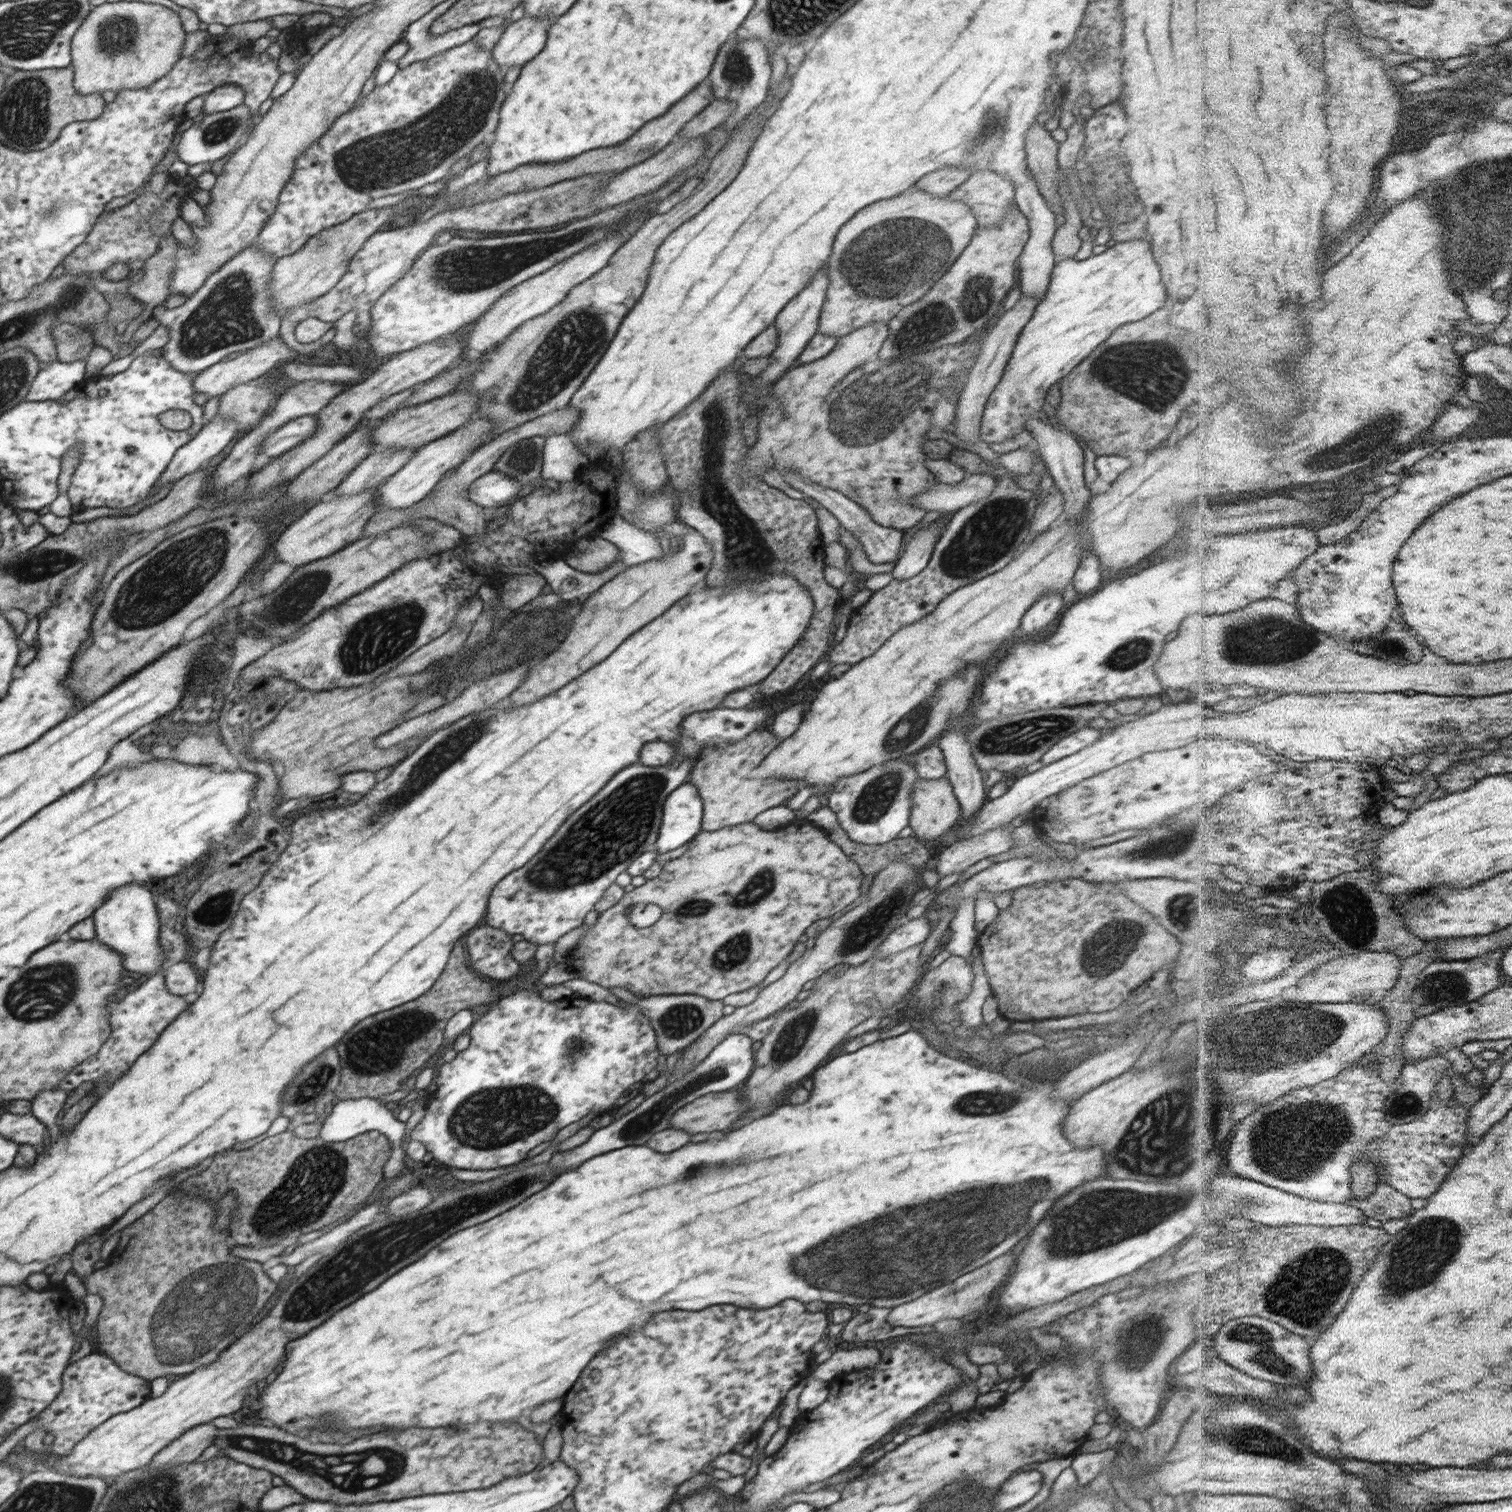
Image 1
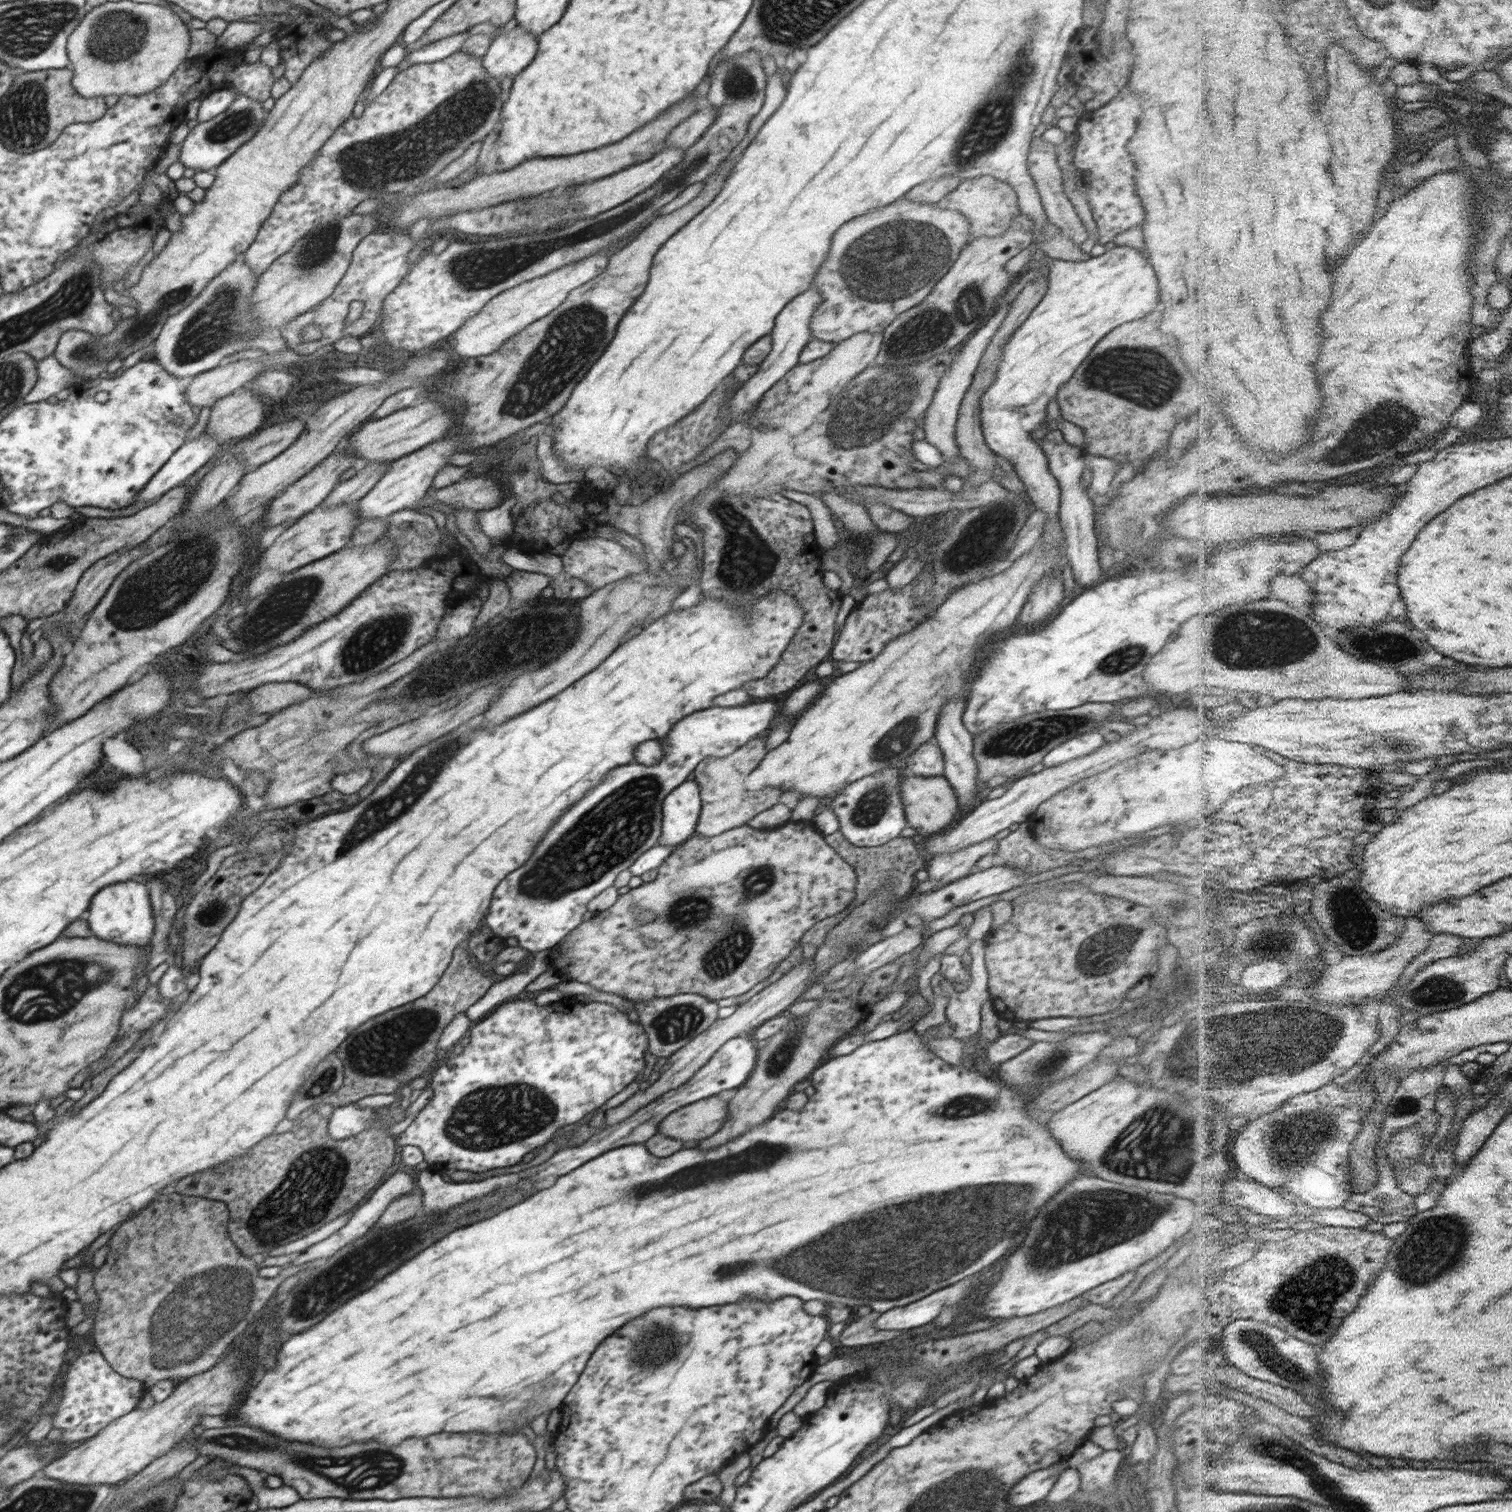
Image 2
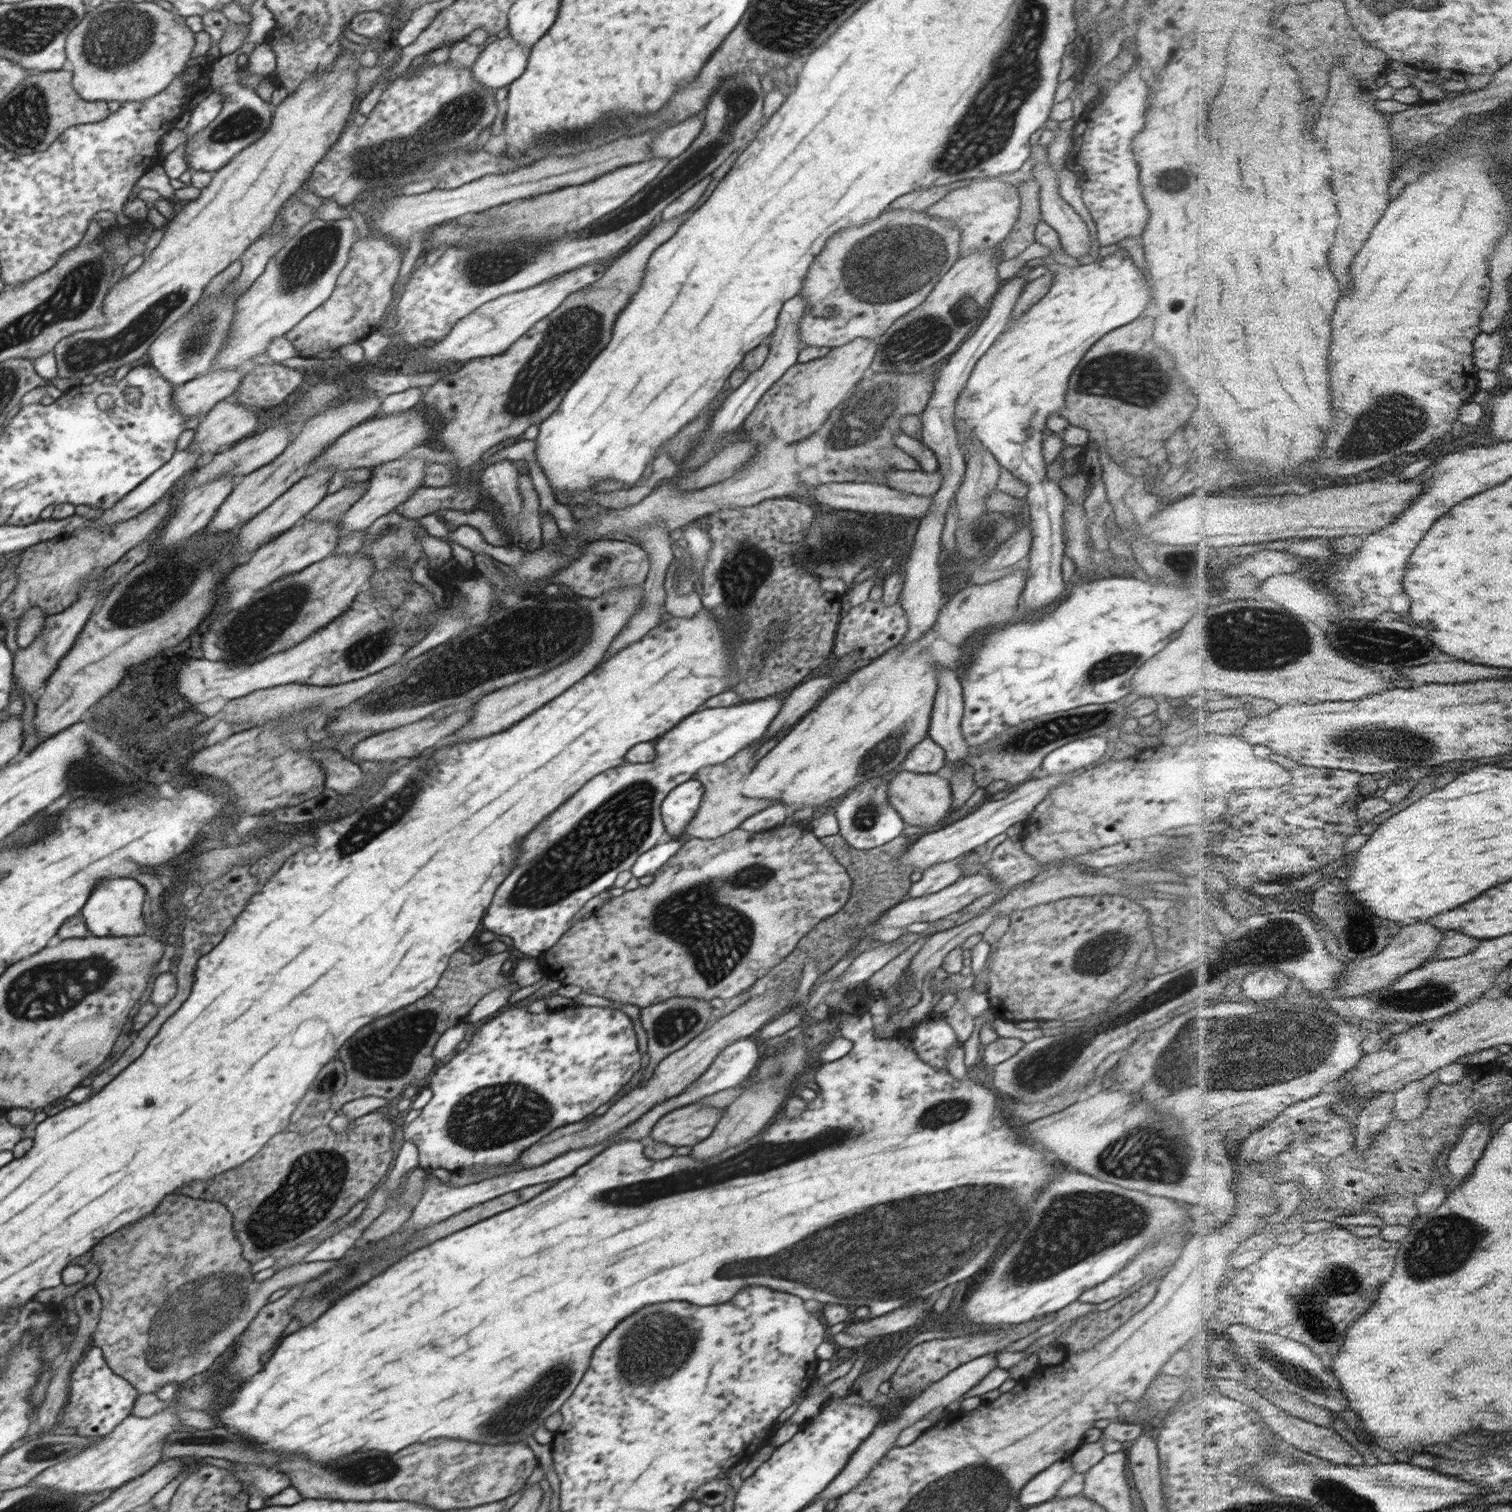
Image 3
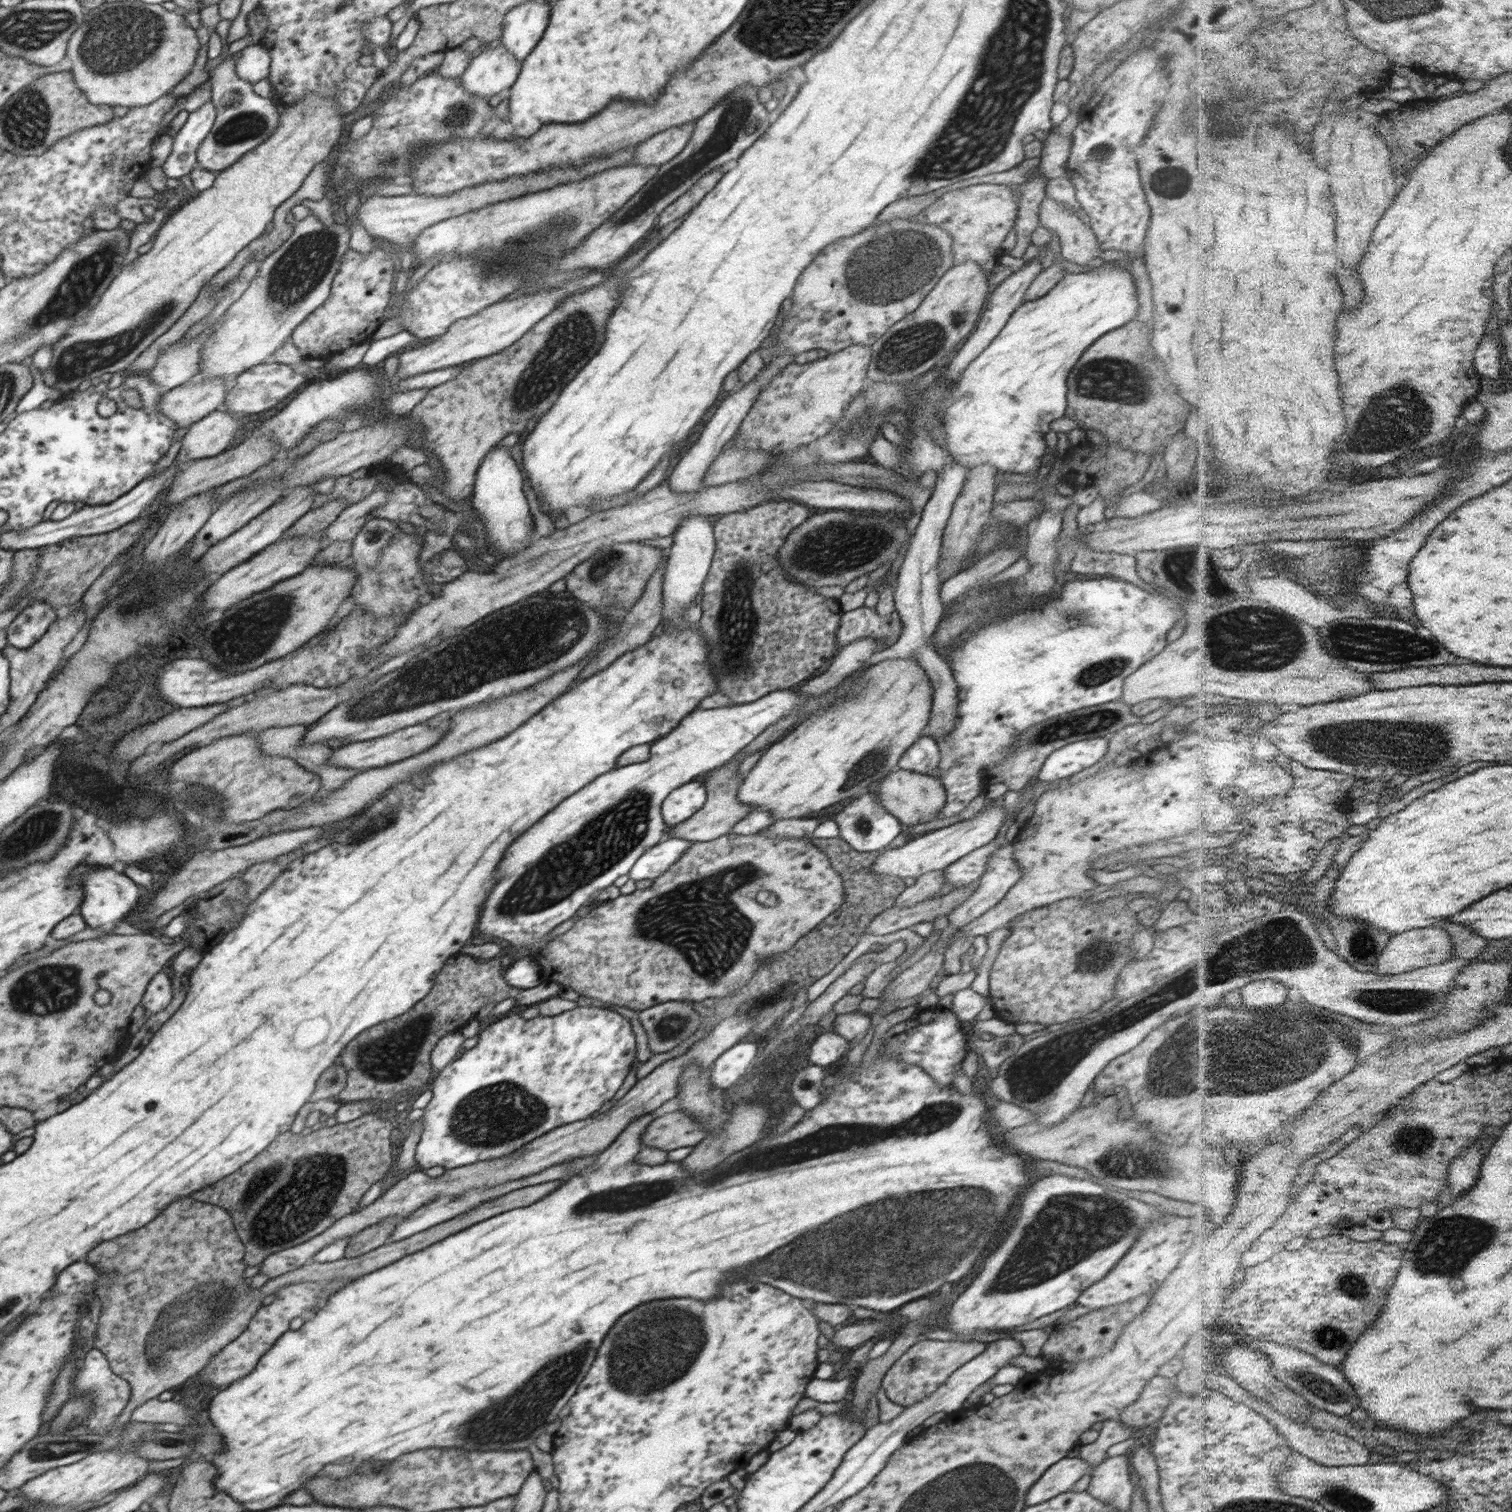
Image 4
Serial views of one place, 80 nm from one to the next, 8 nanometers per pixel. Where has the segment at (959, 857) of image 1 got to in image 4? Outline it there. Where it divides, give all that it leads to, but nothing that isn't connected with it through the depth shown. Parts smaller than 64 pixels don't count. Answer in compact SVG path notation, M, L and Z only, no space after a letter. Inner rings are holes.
M933 870L917 878L914 885L906 887L898 897L895 898L893 906L914 906L919 902L934 896L941 890L945 883L943 870Z

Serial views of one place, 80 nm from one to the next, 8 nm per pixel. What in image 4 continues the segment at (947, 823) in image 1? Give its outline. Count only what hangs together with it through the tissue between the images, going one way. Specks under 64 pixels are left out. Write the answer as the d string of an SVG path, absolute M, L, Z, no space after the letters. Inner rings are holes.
M899 768L884 777L878 789L883 807L905 827L934 820L946 802L946 791L940 778Z

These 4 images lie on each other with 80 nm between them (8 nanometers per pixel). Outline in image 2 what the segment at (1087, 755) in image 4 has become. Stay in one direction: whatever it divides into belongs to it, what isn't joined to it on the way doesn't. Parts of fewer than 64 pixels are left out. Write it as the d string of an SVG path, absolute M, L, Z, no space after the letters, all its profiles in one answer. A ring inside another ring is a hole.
M1093 730L1086 734L1081 734L1074 738L1070 738L1053 748L1041 762L1044 767L1056 767L1064 764L1073 758L1080 758L1087 754L1092 754L1093 750L1098 750L1099 746L1104 744L1103 731Z

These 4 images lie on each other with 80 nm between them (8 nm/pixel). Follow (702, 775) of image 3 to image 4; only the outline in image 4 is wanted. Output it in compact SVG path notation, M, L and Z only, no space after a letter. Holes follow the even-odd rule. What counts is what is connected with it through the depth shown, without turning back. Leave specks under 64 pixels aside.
M730 760L721 768L715 769L702 776L707 790L707 799L704 806L693 814L690 818L683 820L682 823L670 827L666 838L683 838L692 842L711 841L725 834L730 833L730 829L738 821L742 820L750 811L756 810L751 804L742 804L738 799L739 786L742 784L746 775L740 775L740 761Z

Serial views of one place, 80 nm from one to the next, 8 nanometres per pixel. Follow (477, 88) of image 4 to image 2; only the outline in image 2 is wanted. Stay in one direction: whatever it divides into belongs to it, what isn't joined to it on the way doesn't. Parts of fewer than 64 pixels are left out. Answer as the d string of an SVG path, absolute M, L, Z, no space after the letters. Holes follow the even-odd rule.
M518 25L514 30L493 40L489 51L481 56L481 64L484 64L486 73L492 79L500 82L509 76L516 77L536 56L540 39Z

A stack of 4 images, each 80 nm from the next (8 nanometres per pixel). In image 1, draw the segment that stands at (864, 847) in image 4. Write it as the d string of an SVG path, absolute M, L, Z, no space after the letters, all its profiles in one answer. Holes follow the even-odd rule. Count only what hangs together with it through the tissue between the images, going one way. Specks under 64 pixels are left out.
M894 758L860 774L842 777L828 796L834 824L842 827L850 840L858 844L887 845L909 825L911 790L918 779L910 758Z

